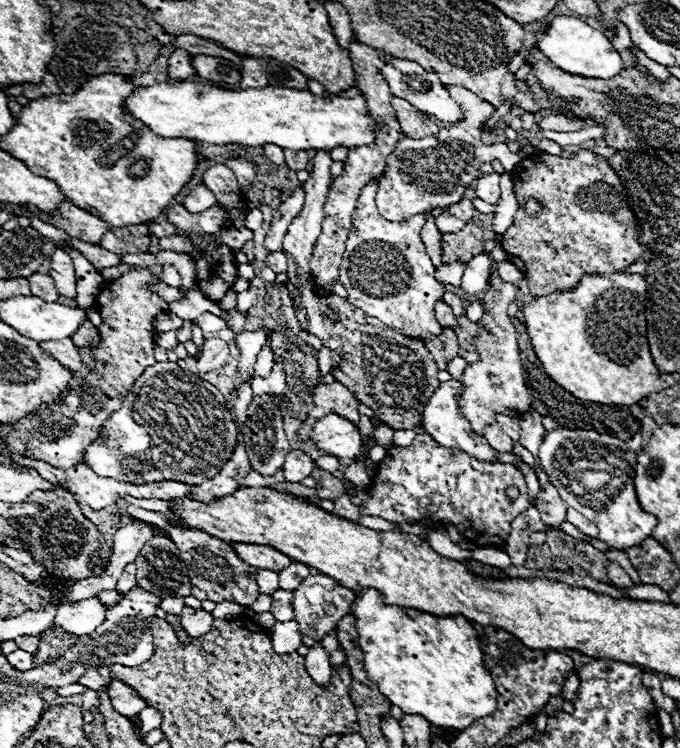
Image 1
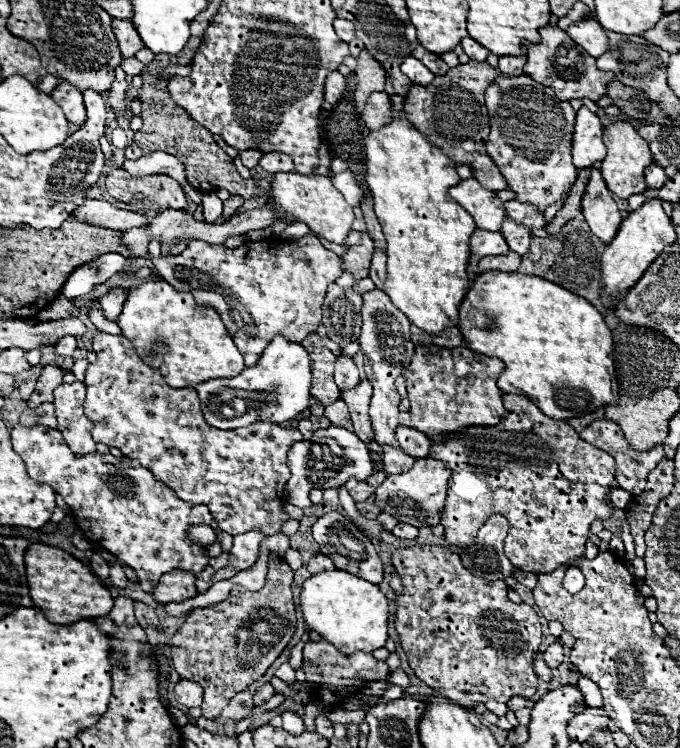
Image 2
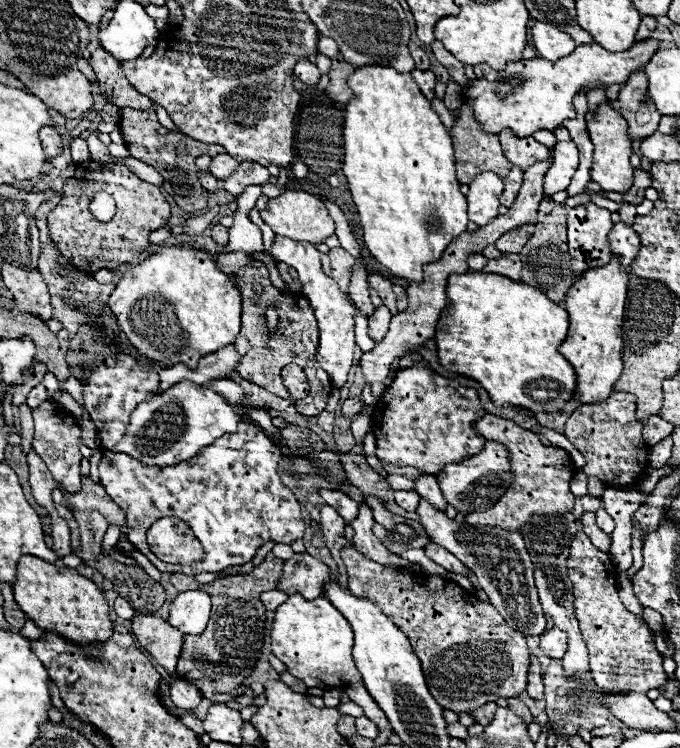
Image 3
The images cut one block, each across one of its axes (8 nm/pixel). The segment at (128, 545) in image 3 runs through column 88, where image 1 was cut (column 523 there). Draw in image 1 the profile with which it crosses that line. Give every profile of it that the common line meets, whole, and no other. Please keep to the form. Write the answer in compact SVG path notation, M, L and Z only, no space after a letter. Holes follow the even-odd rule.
M418 434L414 444L408 448L398 448L392 446L386 452L386 458L380 462L378 474L372 478L370 486L370 496L358 506L362 516L378 516L388 522L398 524L396 530L404 534L416 534L422 540L430 534L432 528L426 528L428 524L452 524L458 528L460 536L464 536L470 544L474 546L502 546L510 534L510 524L512 520L528 510L532 504L528 500L528 488L522 472L518 472L512 464L500 464L500 462L482 462L472 456L468 456L462 450L456 448L444 448L438 446L428 434ZM508 486L516 486L520 490L520 496L516 498L514 504L506 500L504 490Z

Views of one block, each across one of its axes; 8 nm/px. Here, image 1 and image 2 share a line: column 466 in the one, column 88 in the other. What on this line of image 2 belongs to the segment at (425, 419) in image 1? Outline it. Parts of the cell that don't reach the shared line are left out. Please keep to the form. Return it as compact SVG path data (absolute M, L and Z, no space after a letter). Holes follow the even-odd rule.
M82 382L60 384L54 390L54 410L58 418L58 430L62 432L66 444L74 454L92 454L96 452L96 442L90 436L92 422L84 416L84 398L86 386Z

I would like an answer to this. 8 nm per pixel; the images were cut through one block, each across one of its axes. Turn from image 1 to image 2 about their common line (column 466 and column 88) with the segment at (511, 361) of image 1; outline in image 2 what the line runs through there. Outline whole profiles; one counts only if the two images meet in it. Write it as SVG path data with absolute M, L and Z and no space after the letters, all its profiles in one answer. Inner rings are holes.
M98 332L92 340L92 348L96 352L96 362L86 368L84 376L84 414L88 420L96 422L90 432L94 442L106 444L110 448L120 448L126 458L138 460L142 466L148 466L154 478L158 482L164 482L164 486L172 488L180 500L190 504L206 504L212 518L218 522L218 528L226 534L234 536L244 534L248 530L260 530L262 534L274 536L280 532L282 524L290 520L290 516L284 512L282 498L284 486L290 478L290 470L286 466L286 452L294 442L302 440L300 430L282 428L280 424L272 422L254 422L252 426L236 430L212 428L202 418L196 390L168 386L158 370L152 370L136 356L128 338Z

